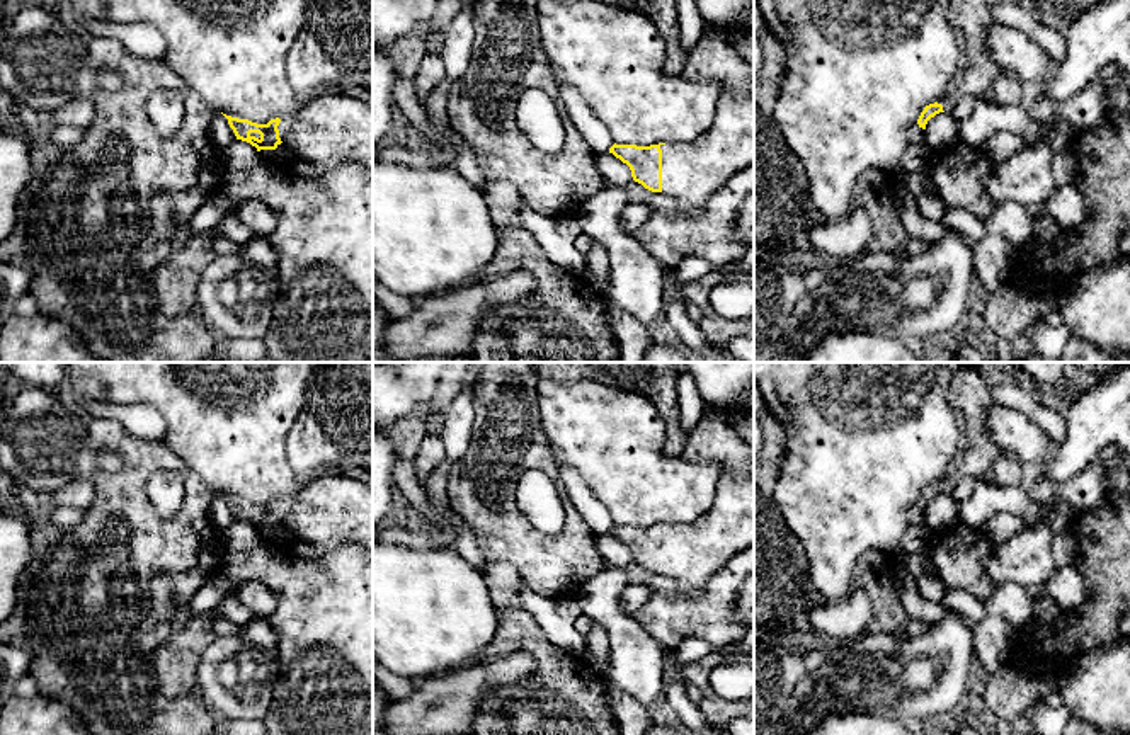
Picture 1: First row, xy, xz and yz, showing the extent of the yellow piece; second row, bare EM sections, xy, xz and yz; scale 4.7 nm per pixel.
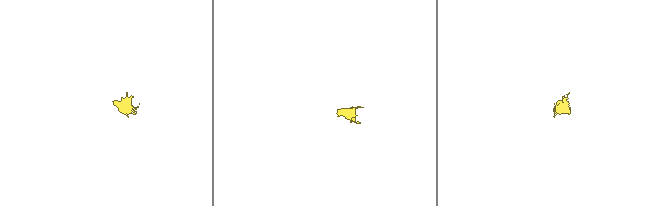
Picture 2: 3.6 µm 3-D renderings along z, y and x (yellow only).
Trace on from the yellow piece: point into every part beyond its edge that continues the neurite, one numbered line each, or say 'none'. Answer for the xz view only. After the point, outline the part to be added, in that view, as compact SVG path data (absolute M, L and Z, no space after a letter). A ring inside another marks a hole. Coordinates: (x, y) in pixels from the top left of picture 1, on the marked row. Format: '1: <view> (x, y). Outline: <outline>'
1: xz (693, 170). Outline: M723 88L713 124L686 143L662 150L662 192L677 201L708 202L739 170L754 163L754 94Z

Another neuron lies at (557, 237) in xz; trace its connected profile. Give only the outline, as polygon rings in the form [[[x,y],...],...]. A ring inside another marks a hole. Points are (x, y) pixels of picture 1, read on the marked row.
[[[522,201],[519,225],[536,238],[548,260],[572,276],[584,277],[587,259],[575,247],[575,238],[582,231],[574,218],[543,216]]]

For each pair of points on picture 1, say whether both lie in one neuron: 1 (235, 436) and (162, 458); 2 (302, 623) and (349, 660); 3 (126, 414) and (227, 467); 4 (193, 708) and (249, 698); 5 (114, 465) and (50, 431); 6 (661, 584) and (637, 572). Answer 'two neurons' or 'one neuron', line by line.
1: two neurons
2: one neuron
3: two neurons
4: two neurons
5: one neuron
6: one neuron

